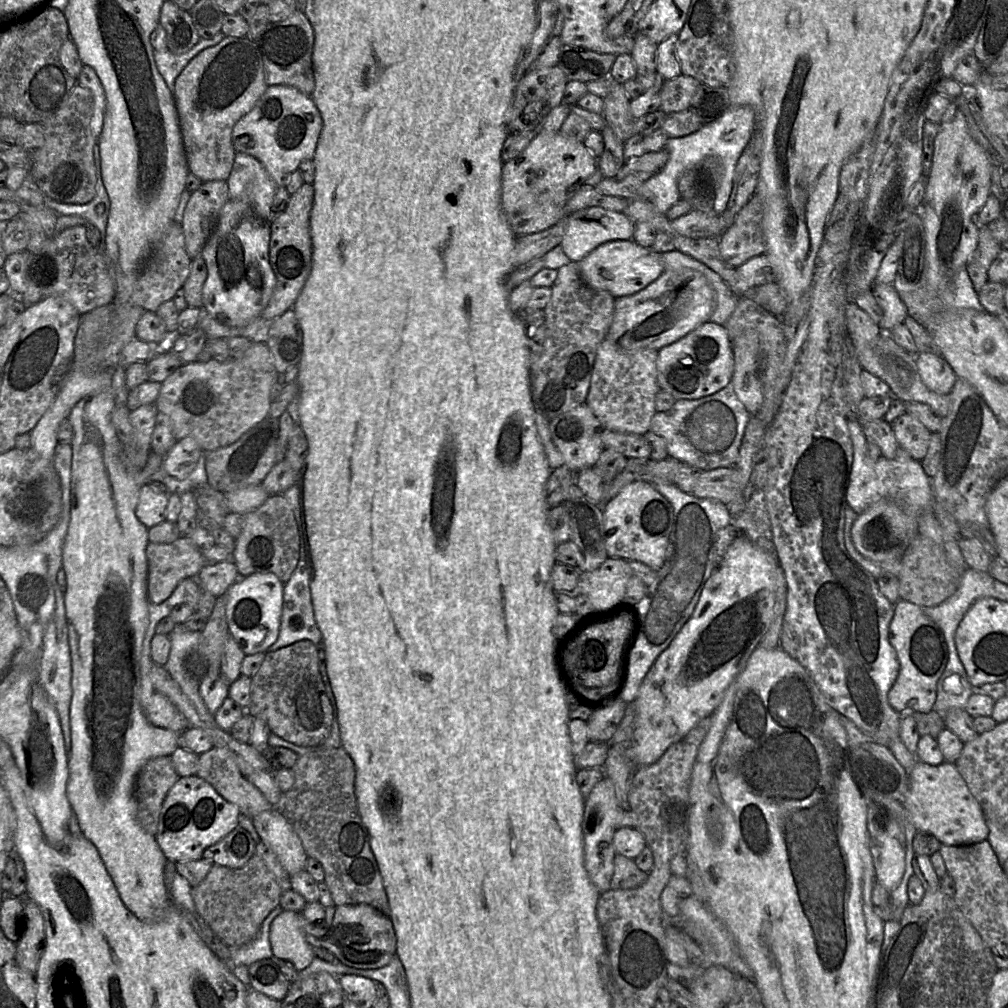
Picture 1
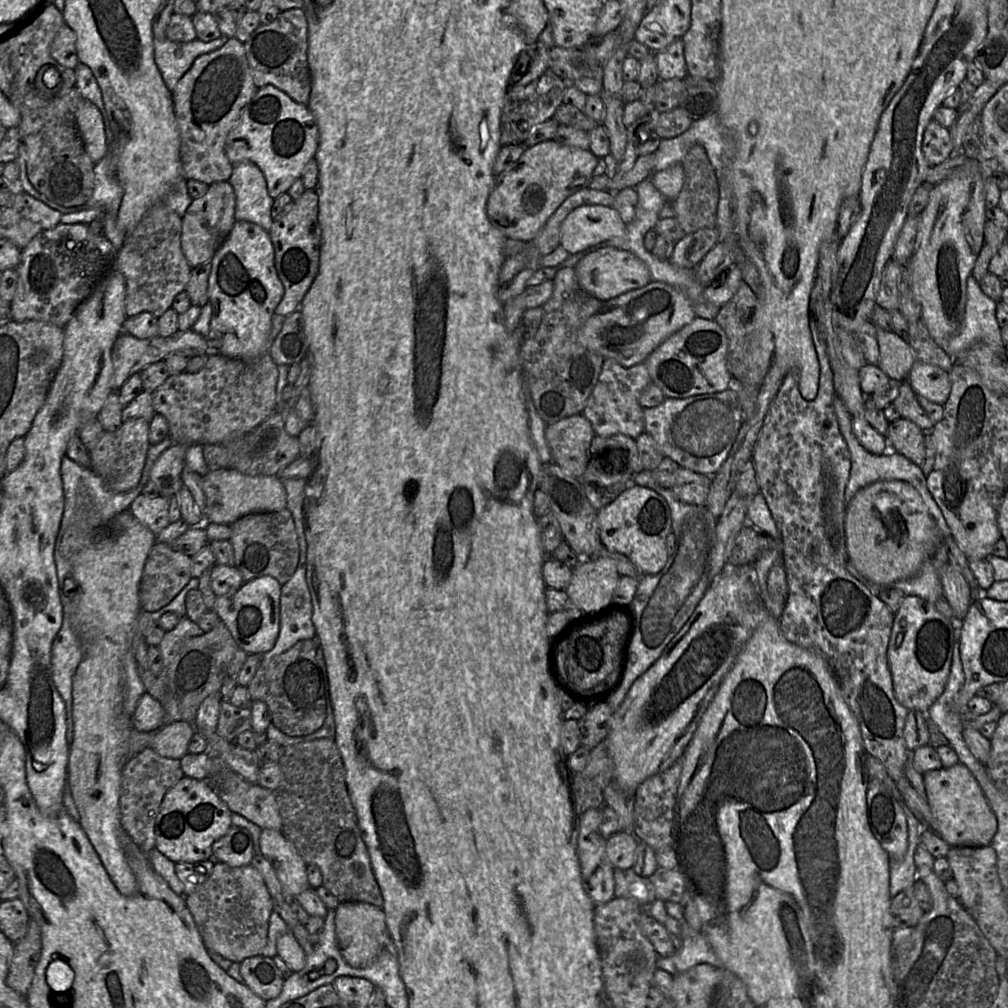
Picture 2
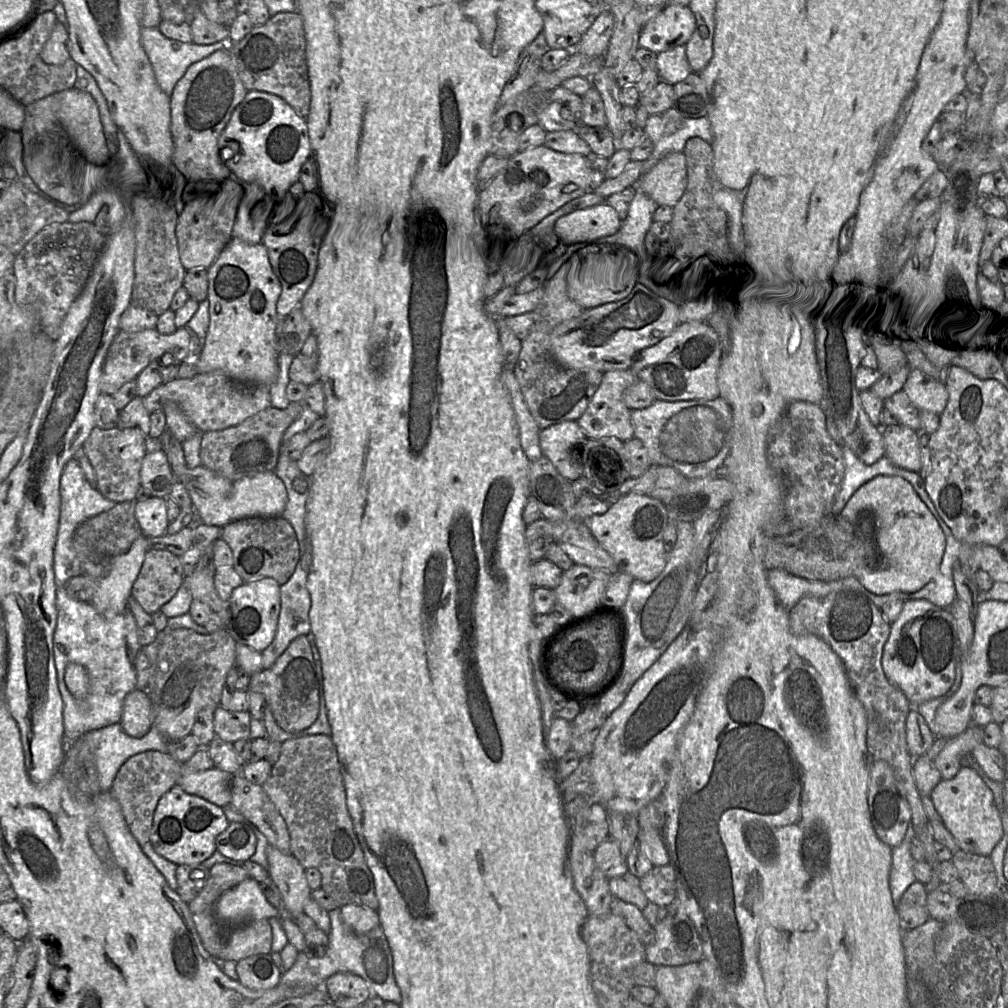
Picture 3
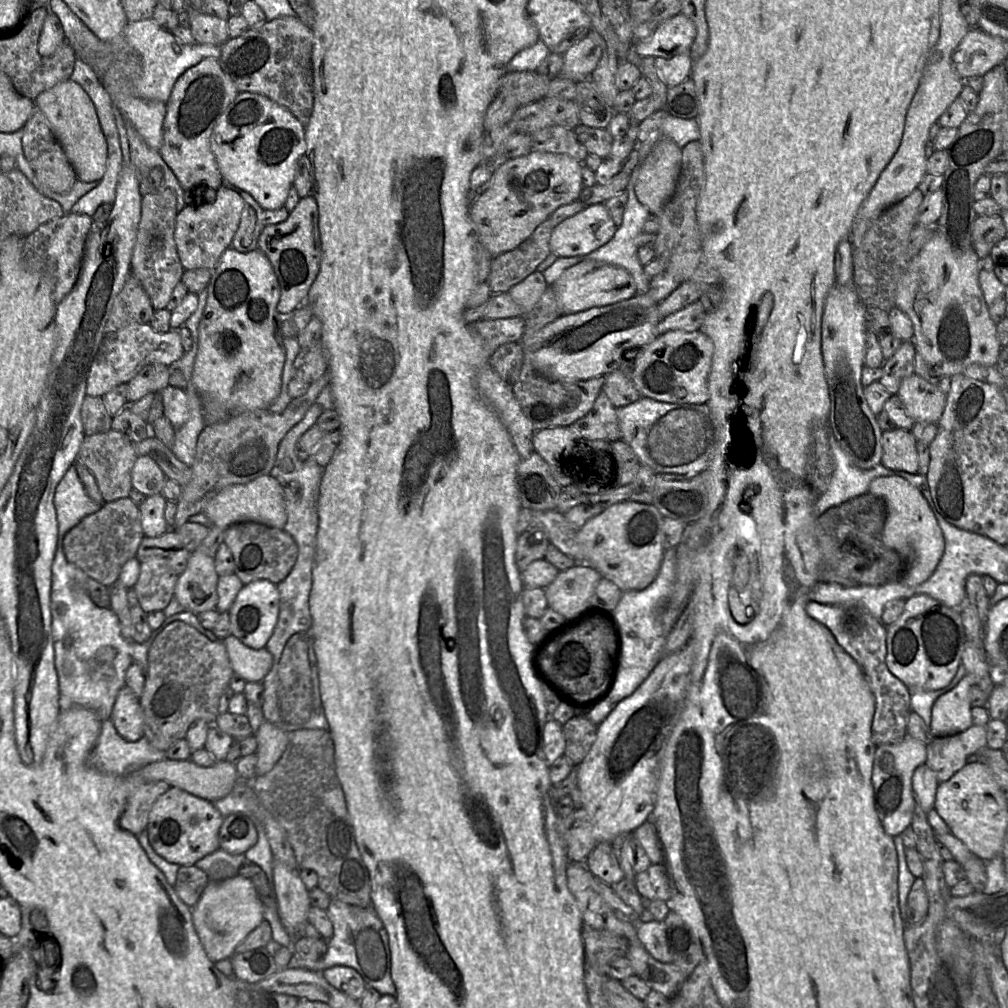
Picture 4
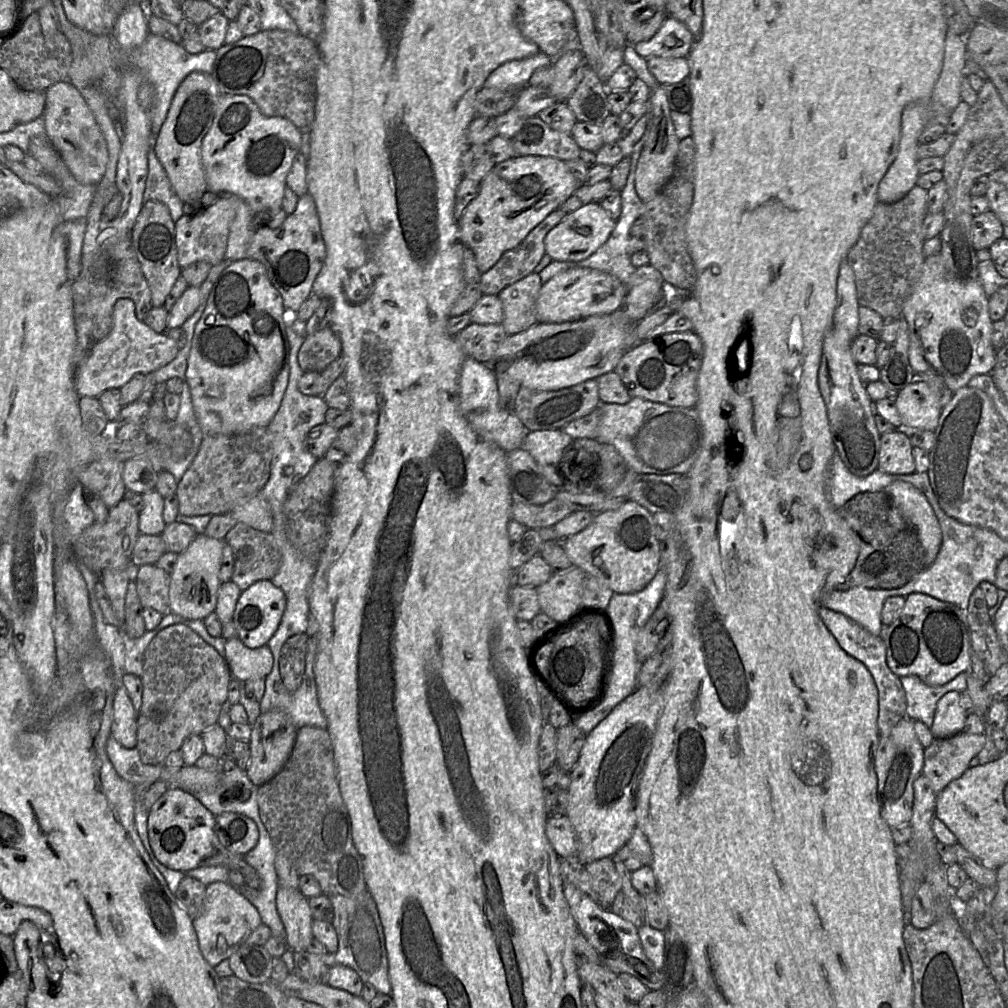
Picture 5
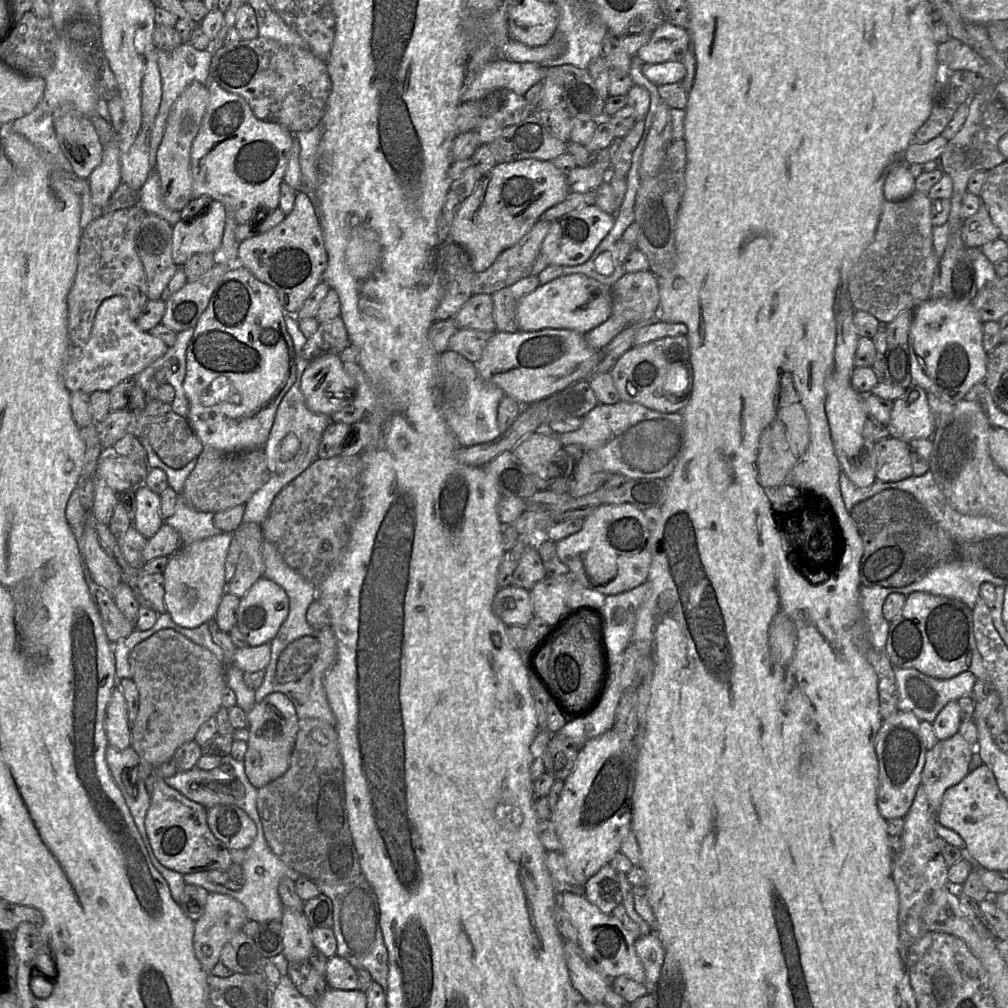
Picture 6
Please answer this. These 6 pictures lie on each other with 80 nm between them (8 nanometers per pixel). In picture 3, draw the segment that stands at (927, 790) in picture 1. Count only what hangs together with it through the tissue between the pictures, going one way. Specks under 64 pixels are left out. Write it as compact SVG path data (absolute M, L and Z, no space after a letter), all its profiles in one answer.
M962 766L953 778L941 780L931 792L930 798L960 850L990 856L1002 838L1002 821L992 791L974 768Z

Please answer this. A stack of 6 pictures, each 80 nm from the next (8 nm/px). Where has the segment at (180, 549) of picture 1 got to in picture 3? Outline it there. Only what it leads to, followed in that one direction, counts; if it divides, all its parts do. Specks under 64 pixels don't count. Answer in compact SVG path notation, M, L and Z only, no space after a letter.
M148 550L132 587L132 597L149 614L161 610L184 581L180 557L167 550Z

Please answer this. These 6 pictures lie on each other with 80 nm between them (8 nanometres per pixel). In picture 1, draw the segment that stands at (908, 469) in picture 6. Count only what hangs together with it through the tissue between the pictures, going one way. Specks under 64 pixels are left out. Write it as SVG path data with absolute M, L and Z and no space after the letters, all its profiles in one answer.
M905 412L891 423L898 445L914 460L921 462L925 457L931 432L919 419Z

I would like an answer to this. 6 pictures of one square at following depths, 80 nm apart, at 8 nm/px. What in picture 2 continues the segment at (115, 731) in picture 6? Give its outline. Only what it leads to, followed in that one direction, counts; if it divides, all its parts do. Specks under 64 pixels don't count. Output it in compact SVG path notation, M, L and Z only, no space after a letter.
M147 692L140 698L131 721L139 732L158 730L168 722L161 702Z

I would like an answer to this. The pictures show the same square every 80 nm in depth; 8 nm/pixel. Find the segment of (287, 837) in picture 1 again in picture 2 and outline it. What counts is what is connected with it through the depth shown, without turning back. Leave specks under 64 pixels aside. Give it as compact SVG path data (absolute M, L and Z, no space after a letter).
M262 829L261 853L271 862L284 894L290 900L310 887L307 864L281 830Z

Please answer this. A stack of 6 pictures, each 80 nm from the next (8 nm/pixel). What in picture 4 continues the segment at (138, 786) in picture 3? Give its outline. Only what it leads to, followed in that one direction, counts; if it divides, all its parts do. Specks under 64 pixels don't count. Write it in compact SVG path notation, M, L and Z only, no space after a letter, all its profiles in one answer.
M154 781L139 786L128 798L120 818L120 826L133 833L147 830L149 814L155 801L171 786L164 781Z

